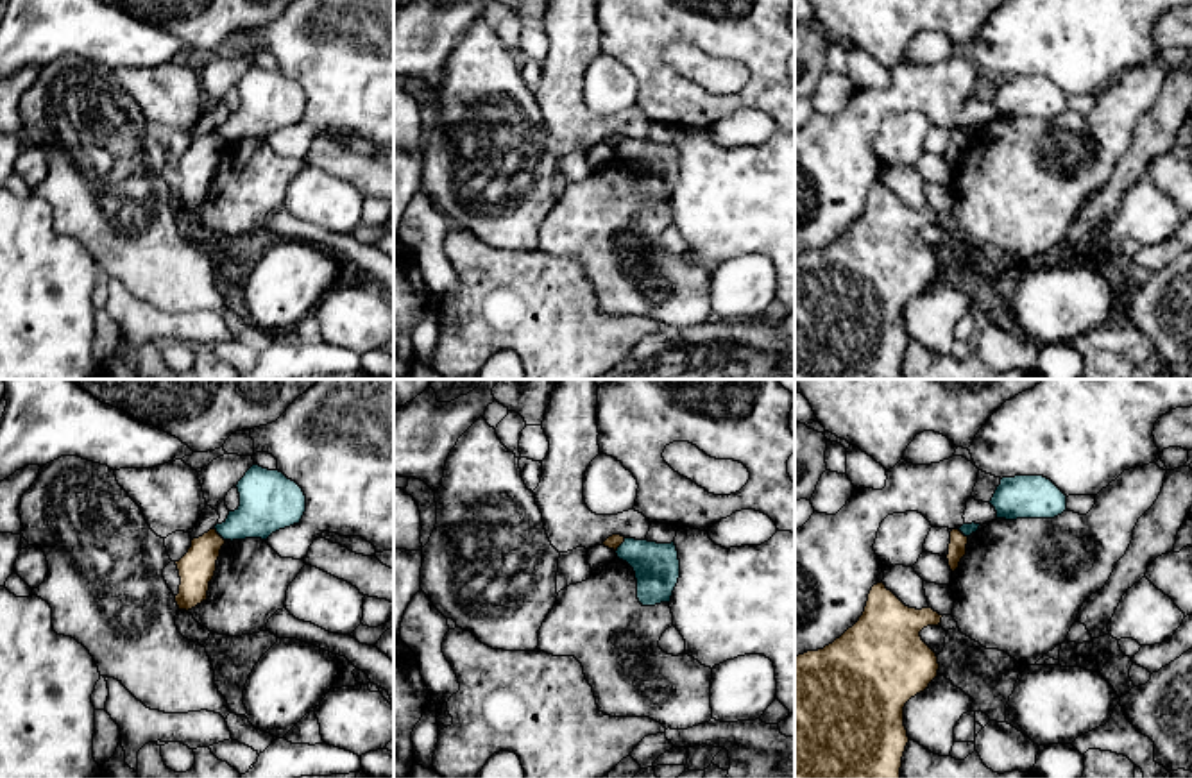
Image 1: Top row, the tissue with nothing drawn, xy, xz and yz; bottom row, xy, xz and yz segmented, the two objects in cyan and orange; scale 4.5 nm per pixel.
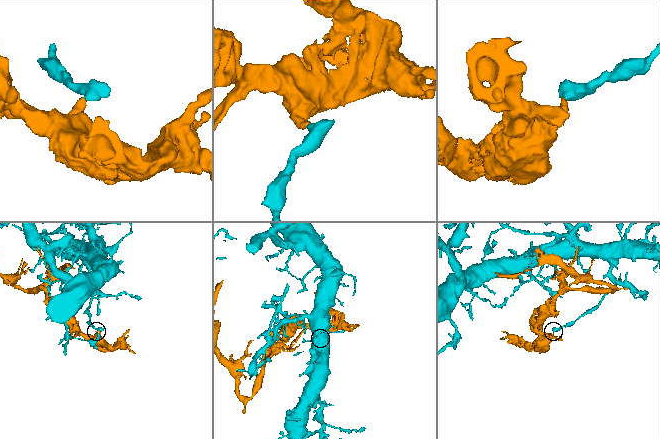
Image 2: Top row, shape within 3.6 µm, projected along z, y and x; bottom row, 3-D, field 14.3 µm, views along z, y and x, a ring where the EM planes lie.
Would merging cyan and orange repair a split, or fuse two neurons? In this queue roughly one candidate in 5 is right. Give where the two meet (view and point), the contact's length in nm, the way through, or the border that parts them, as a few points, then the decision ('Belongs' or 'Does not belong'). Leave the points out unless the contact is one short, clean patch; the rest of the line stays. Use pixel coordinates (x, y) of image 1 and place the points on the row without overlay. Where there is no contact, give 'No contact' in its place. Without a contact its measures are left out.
Touches cyan at xy (219, 133). Shared border 80 nm. Boundary: xy (213, 127), (224, 140). Does not belong

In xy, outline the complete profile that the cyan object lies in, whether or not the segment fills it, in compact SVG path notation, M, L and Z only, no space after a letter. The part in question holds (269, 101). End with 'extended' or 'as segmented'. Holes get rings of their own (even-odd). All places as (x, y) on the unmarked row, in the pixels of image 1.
M252 64L236 84L240 106L215 129L224 140L261 138L299 123L306 111L302 88L279 70Z; as segmented

